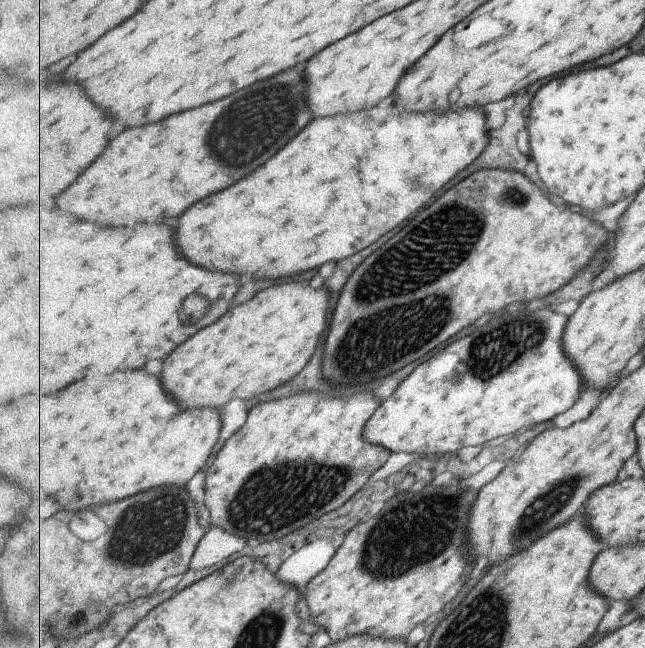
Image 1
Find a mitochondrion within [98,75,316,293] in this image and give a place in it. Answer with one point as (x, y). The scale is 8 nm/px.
(250, 127)

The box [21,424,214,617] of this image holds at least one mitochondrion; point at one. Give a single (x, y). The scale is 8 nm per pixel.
(154, 527)

